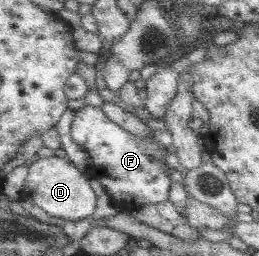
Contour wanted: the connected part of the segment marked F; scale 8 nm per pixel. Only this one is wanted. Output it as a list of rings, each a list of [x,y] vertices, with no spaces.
[[[84,104],[74,111],[70,121],[70,137],[88,154],[96,171],[96,179],[117,208],[130,212],[141,205],[167,200],[170,178],[165,172],[165,148],[148,140],[130,135],[109,121],[97,106]]]

